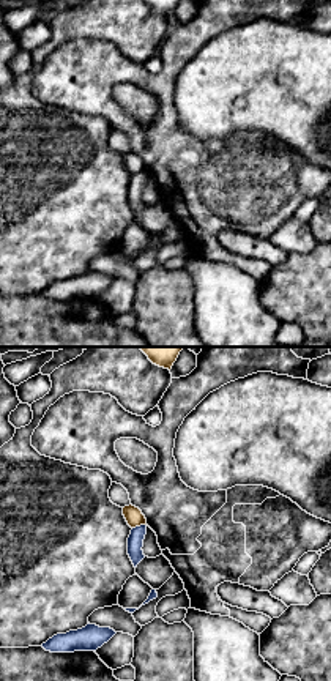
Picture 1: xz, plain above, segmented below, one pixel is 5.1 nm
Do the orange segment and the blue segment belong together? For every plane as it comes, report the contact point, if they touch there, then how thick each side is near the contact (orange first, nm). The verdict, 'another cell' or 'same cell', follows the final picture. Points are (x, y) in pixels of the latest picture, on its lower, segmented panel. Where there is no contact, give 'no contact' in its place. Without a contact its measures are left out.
(139, 525) | 90/80 nm

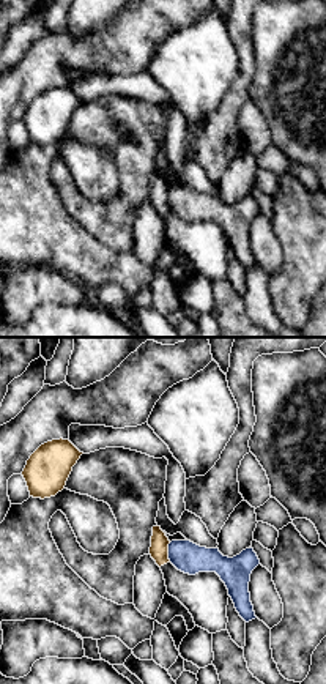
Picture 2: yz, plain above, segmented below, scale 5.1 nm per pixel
(167, 552) | 100/160 nm

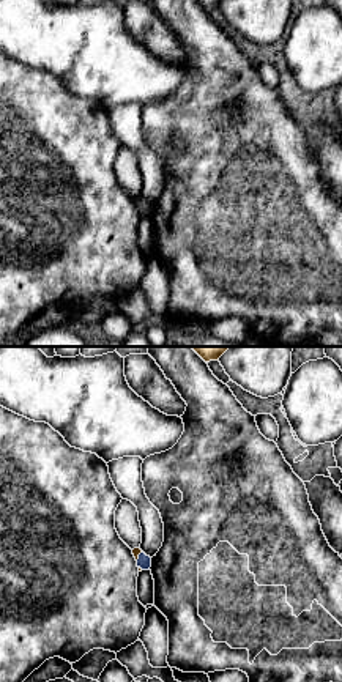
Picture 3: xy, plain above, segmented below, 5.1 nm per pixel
(137, 556) | 50/70 nm

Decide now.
another cell

